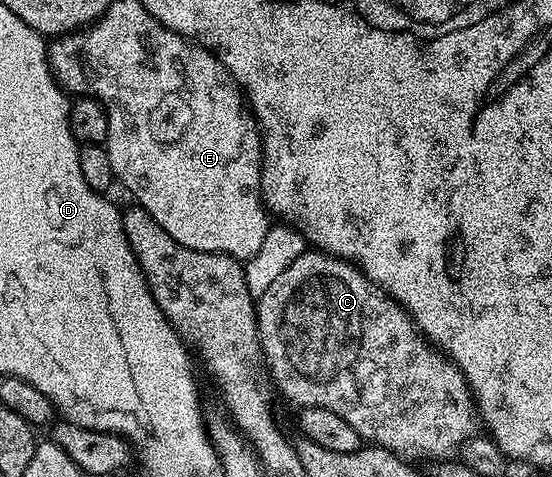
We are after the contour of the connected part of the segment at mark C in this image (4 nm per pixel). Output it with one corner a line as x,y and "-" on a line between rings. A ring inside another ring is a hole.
307,248
257,299
256,309
258,312
258,340
262,347
262,358
270,365
270,374
278,385
278,390
286,398
298,402
299,407
315,406
316,408
328,408
328,412
336,412
336,416
348,420
352,428
367,443
382,446
385,450
393,450
395,454
404,456
412,452
429,460
450,460
461,451
462,445
468,439
475,437
474,422
476,426
476,403
470,386
466,383
465,376
460,368
450,358
447,358
433,342
422,335
417,324
410,318
410,313
399,304
390,294
385,294
381,288
368,276
363,274
353,262
347,262
345,258
338,258
334,254
328,254
325,250

